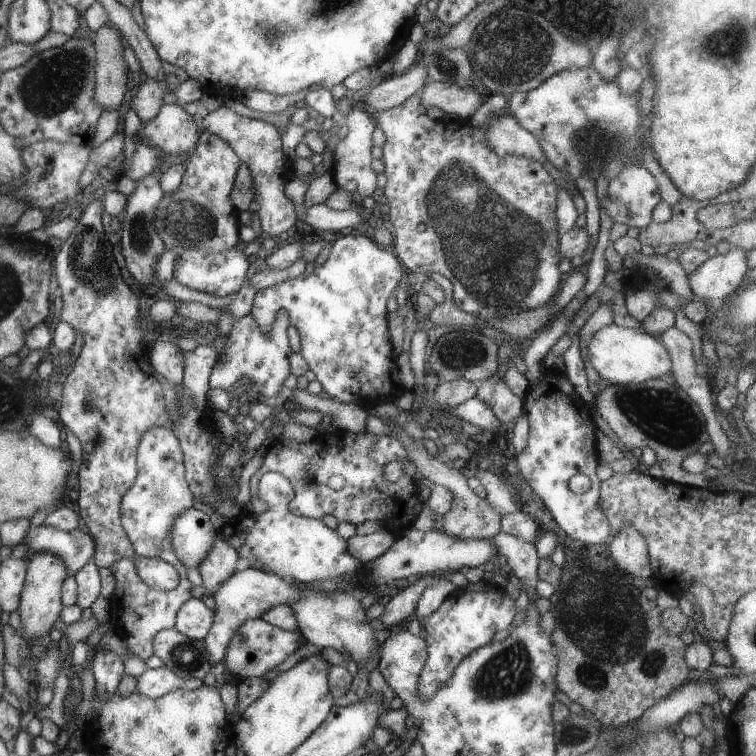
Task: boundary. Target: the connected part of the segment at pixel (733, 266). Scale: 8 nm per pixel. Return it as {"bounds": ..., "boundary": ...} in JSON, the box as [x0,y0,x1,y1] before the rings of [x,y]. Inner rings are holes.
{"bounds":[688,248,748,304],"boundary":[[[729,248],[726,254],[717,253],[705,259],[688,274],[688,285],[699,300],[715,304],[731,295],[748,270],[746,250]]]}

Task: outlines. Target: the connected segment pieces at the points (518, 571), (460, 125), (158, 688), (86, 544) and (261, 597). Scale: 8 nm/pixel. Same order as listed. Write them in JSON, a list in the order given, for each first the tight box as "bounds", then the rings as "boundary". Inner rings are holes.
[{"bounds":[491,532,538,588],"boundary":[[[497,532],[495,536],[491,536],[491,542],[495,546],[496,554],[504,556],[507,560],[507,565],[519,580],[520,587],[534,588],[538,581],[538,557],[534,544],[517,540],[503,532]]]},{"bounds":[373,91,564,322],"boundary":[[[415,91],[407,100],[397,106],[385,109],[373,115],[375,125],[379,124],[384,136],[385,143],[382,146],[383,173],[386,184],[382,191],[386,204],[389,205],[389,216],[387,220],[393,227],[393,243],[395,254],[404,271],[426,275],[427,273],[439,273],[447,278],[453,285],[452,298],[457,309],[474,315],[482,322],[486,320],[501,319],[520,311],[541,307],[551,302],[555,292],[559,289],[560,282],[564,277],[557,268],[560,261],[557,252],[557,240],[559,233],[555,226],[555,208],[557,205],[557,188],[551,176],[543,169],[543,165],[527,157],[515,155],[497,156],[493,149],[488,147],[484,139],[484,129],[495,119],[507,116],[507,108],[496,110],[483,124],[473,126],[469,119],[456,118],[453,120],[433,120],[425,115],[424,108],[420,103],[420,92]]]},{"bounds":[135,667,202,699],"boundary":[[[165,667],[158,669],[147,668],[136,679],[135,692],[152,699],[163,696],[169,691],[177,689],[187,691],[202,685],[200,672],[195,672],[190,676],[180,676]]]},{"bounds":[21,524,94,576],"boundary":[[[42,524],[35,526],[35,528],[31,526],[28,528],[27,534],[23,537],[21,543],[27,544],[28,548],[28,556],[23,558],[25,562],[28,562],[34,552],[48,552],[57,555],[63,561],[68,576],[73,576],[82,566],[85,566],[94,553],[94,540],[92,536],[78,527],[70,531],[60,531]]]},{"bounds":[202,567,299,667],"boundary":[[[250,567],[241,571],[235,570],[233,574],[229,574],[221,584],[217,584],[215,592],[211,595],[214,600],[214,608],[211,626],[202,638],[205,647],[203,667],[211,666],[222,660],[227,642],[231,640],[235,630],[241,626],[241,622],[261,616],[271,606],[277,604],[289,605],[299,598],[295,584],[291,586],[287,580],[281,580],[279,576]]]}]

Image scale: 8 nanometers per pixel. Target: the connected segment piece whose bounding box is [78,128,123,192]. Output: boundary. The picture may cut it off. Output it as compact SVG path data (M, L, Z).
M122 128L117 129L110 138L103 141L98 147L91 149L78 180L79 192L98 176L98 170L101 166L116 168L120 163L122 150Z

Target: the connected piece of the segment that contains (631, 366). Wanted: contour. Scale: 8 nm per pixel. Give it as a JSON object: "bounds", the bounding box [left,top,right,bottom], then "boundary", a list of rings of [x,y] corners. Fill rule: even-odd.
{"bounds":[585,323,671,384],"boundary":[[[613,323],[594,332],[585,349],[588,362],[606,384],[639,383],[648,379],[660,379],[671,372],[668,352],[659,340],[653,335],[615,326]]]}

